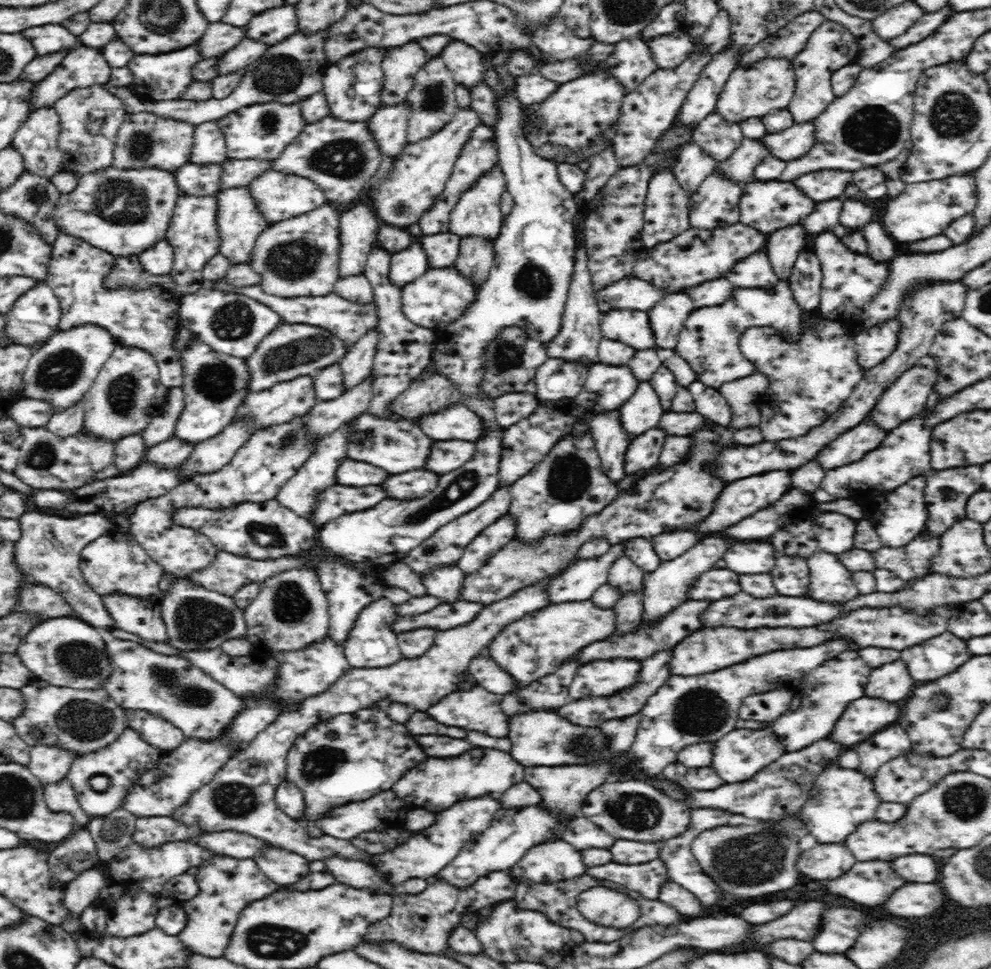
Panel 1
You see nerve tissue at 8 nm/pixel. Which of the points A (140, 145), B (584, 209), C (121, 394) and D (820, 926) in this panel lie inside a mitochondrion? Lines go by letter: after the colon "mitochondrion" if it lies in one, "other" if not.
A: mitochondrion
B: other
C: mitochondrion
D: other

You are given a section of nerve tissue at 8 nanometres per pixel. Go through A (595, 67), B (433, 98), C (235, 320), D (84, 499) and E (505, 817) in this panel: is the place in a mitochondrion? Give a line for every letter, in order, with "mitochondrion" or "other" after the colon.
A: other
B: mitochondrion
C: mitochondrion
D: other
E: other

